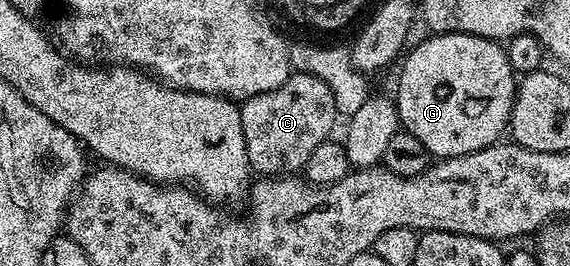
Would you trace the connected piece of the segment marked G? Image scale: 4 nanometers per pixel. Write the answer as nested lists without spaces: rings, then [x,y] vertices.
[[[435,34],[427,37],[431,38],[425,39],[420,46],[412,45],[411,55],[409,50],[402,59],[399,91],[393,94],[402,129],[417,136],[428,155],[439,160],[460,158],[496,145],[508,129],[517,89],[517,71],[509,64],[506,49],[496,39],[476,34]]]

